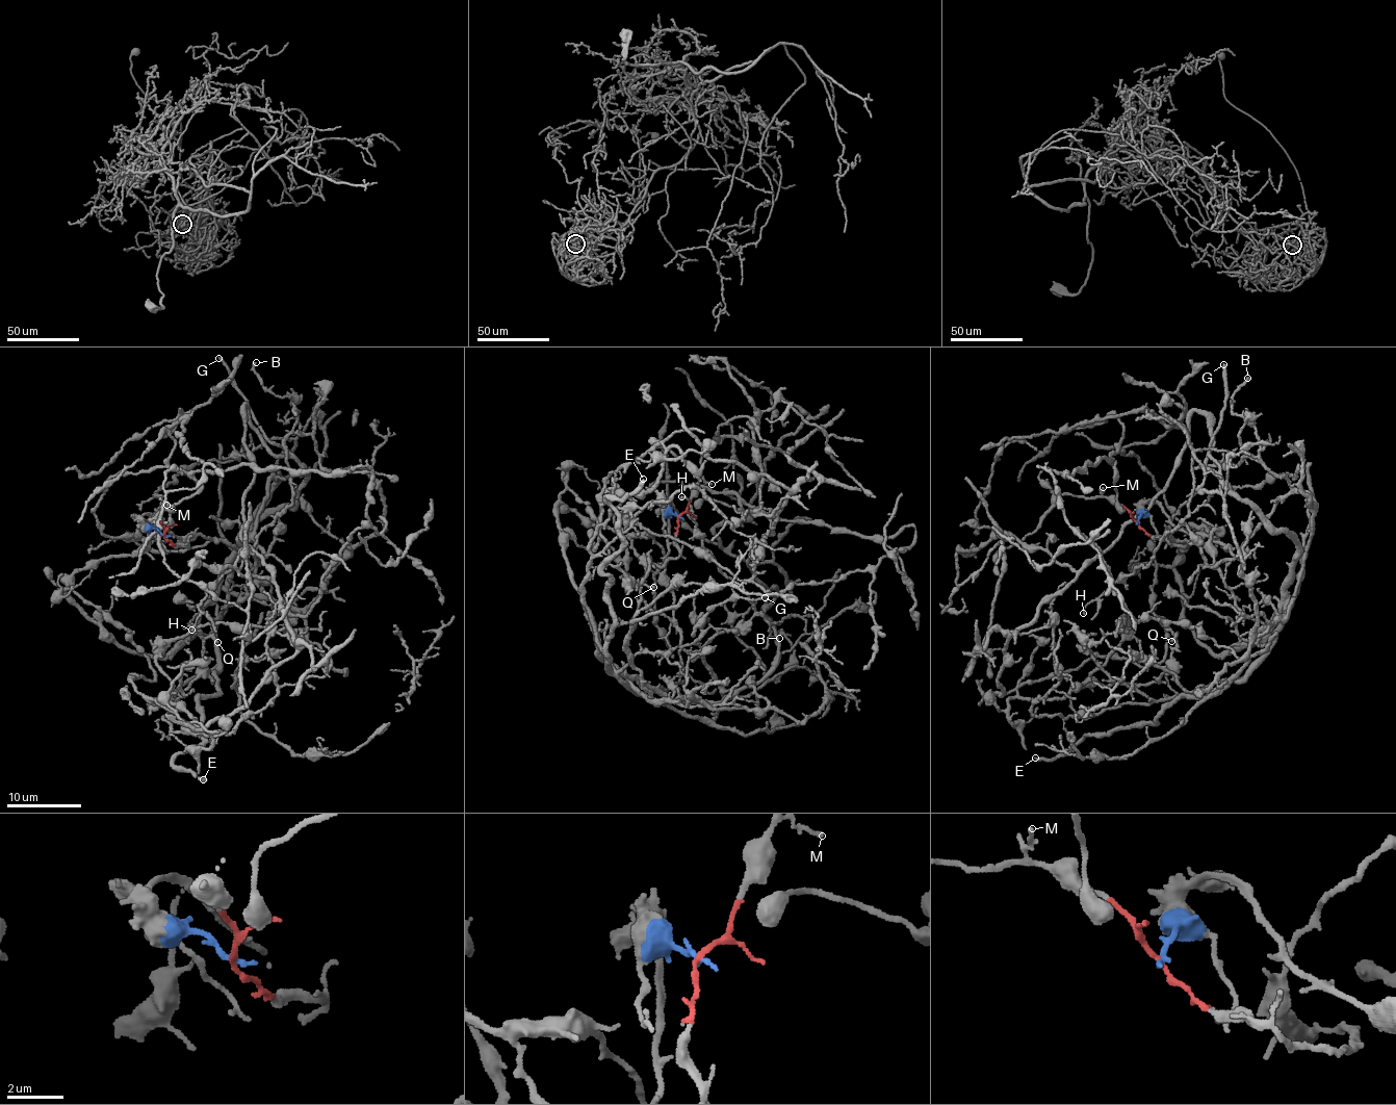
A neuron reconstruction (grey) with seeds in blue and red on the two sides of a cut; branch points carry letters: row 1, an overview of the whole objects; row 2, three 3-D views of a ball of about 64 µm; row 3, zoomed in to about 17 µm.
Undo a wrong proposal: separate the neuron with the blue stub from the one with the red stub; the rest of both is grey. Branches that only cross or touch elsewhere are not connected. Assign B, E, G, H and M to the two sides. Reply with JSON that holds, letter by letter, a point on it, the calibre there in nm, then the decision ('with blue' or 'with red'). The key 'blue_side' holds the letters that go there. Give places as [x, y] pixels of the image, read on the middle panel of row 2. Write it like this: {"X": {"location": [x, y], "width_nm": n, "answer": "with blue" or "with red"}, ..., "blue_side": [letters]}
{"B": {"location": [779, 638], "width_nm": 220, "answer": "with blue"}, "E": {"location": [643, 479], "width_nm": 280, "answer": "with blue"}, "G": {"location": [765, 597], "width_nm": 240, "answer": "with red"}, "H": {"location": [681, 496], "width_nm": 120, "answer": "with blue"}, "M": {"location": [712, 484], "width_nm": 120, "answer": "with red"}, "blue_side": ["B", "E", "H"]}

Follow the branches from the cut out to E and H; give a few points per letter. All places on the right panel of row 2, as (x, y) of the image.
E: (1137, 521), (1159, 502), (1240, 562), (1280, 499), (1314, 503), (1290, 613), (1243, 678), (1034, 756)
H: (1137, 521), (1142, 504), (1159, 502), (1170, 522), (1240, 562), (1211, 567), (1174, 525), (1083, 614)

